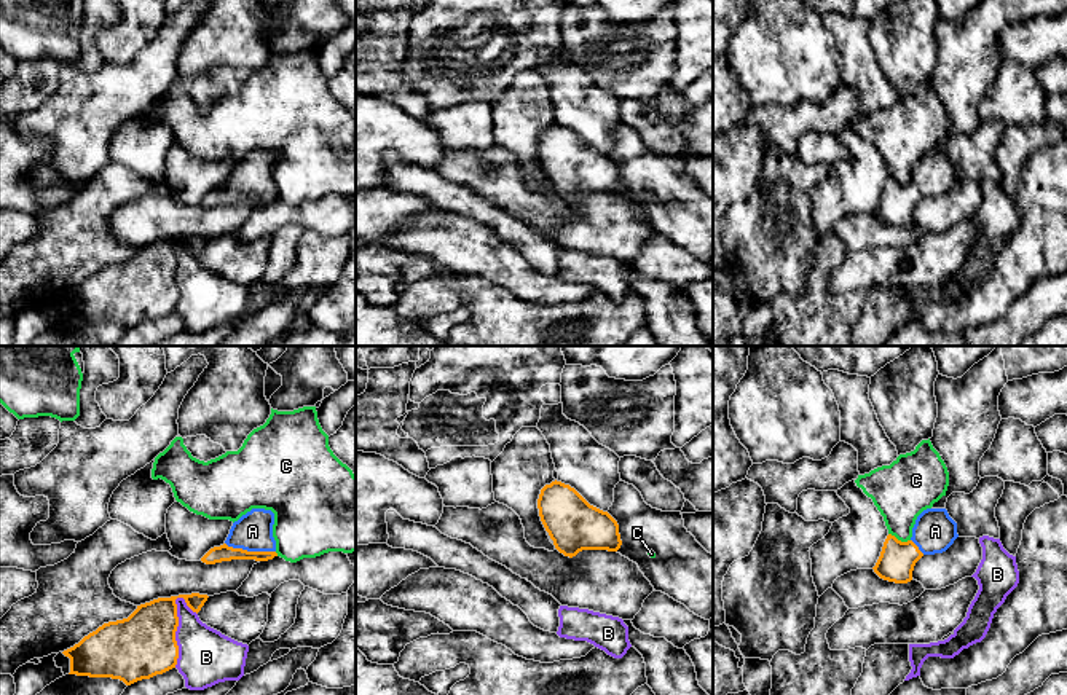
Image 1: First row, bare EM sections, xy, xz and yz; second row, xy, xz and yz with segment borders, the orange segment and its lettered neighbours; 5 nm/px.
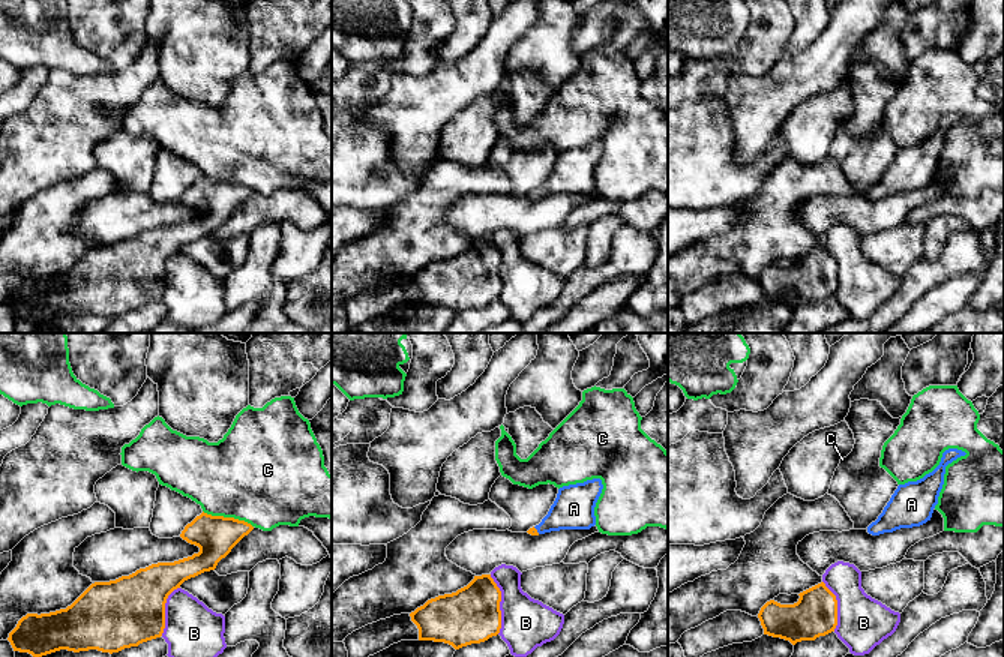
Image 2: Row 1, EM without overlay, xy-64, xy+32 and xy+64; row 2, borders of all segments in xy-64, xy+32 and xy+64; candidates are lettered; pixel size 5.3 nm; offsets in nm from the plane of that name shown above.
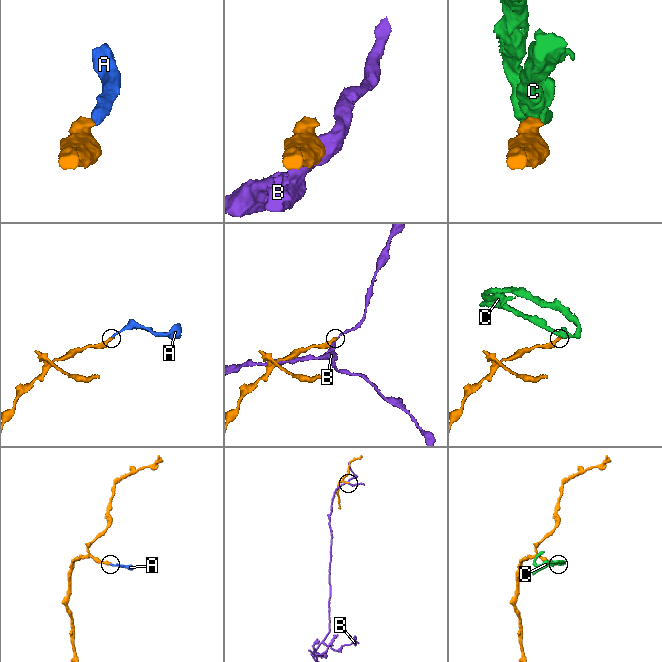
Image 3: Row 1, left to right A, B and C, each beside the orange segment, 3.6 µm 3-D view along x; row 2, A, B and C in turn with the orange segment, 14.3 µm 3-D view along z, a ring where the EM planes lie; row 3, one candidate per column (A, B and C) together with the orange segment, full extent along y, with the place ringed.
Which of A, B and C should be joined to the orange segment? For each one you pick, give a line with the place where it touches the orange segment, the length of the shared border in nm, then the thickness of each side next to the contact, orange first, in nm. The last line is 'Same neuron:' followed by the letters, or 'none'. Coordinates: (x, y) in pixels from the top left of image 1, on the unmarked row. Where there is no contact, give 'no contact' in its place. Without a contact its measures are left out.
A: xy (251, 195) | 260 nm | 80/190 nm
Same neuron: A

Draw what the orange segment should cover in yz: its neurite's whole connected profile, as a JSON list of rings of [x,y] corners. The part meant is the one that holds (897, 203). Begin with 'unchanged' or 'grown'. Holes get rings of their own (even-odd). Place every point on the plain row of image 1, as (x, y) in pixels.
grown | [[[927,151],[917,159],[908,185],[901,185],[892,177],[887,179],[872,212],[884,223],[908,226],[912,223],[915,206],[923,198],[946,194],[957,180],[957,166],[946,151]]]

